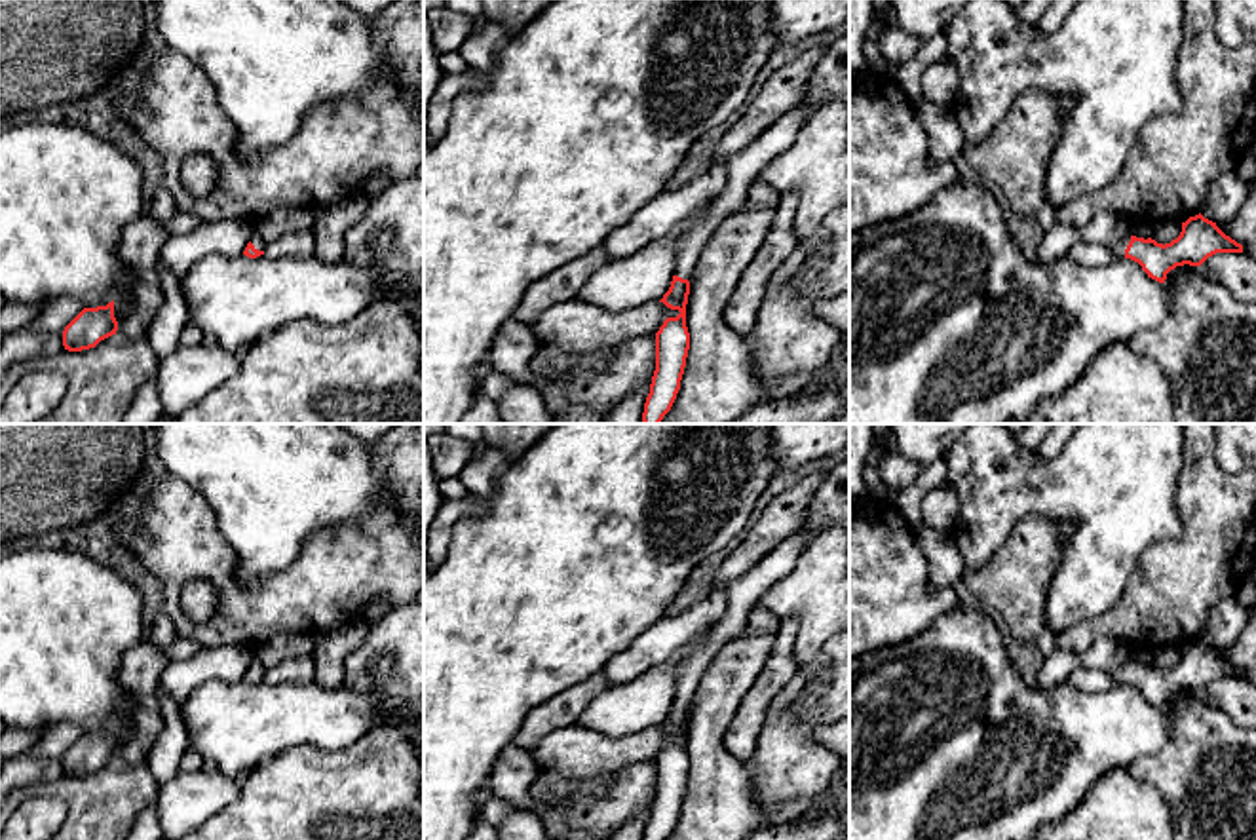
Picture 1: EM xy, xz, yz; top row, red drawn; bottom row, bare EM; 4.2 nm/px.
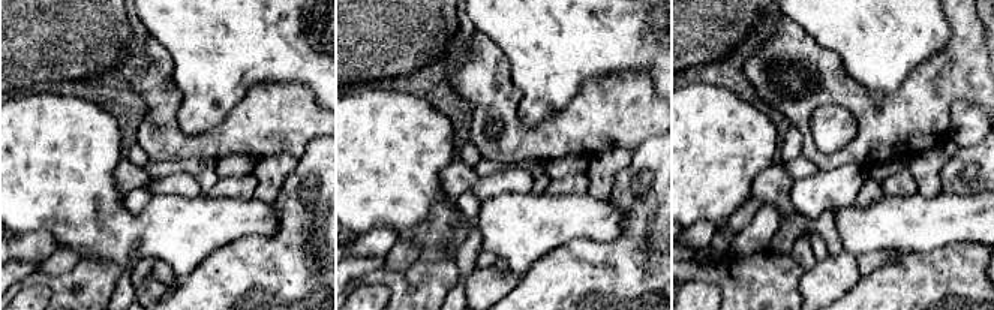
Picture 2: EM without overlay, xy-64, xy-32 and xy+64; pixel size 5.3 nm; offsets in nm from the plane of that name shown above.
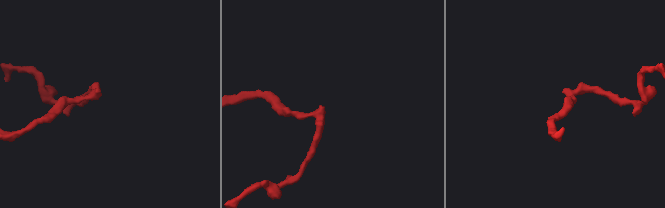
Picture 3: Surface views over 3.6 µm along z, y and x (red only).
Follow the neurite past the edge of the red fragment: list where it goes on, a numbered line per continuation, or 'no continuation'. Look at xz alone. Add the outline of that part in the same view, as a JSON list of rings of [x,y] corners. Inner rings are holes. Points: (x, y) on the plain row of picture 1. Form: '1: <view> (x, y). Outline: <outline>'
1: xz (742, 593). Outline: [[[804,523],[796,534],[779,544],[758,564],[722,589],[728,597],[728,610],[716,621],[707,642],[680,663],[675,684],[675,701],[688,707],[692,705],[697,684],[718,648],[749,625],[749,612],[754,602],[794,568],[798,557],[823,528],[821,523]]]

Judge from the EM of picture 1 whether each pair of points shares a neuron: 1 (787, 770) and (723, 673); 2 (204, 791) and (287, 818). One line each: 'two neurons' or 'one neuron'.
1: two neurons
2: two neurons

